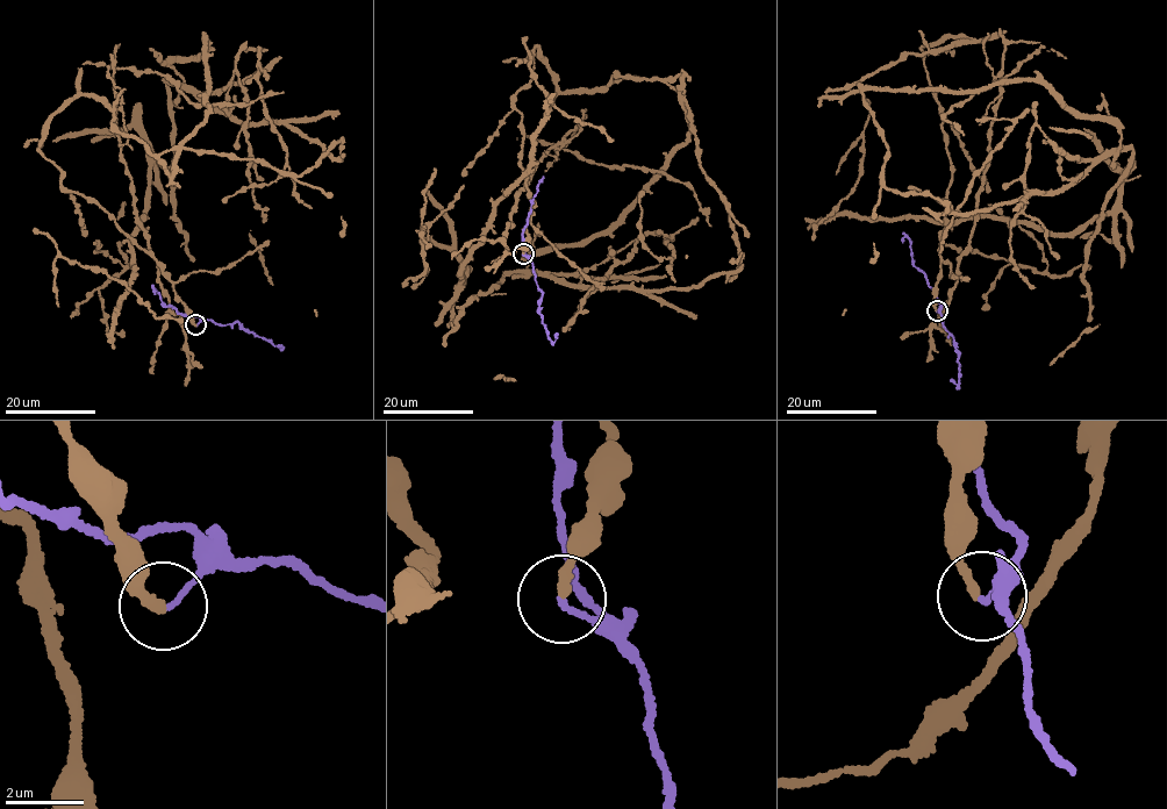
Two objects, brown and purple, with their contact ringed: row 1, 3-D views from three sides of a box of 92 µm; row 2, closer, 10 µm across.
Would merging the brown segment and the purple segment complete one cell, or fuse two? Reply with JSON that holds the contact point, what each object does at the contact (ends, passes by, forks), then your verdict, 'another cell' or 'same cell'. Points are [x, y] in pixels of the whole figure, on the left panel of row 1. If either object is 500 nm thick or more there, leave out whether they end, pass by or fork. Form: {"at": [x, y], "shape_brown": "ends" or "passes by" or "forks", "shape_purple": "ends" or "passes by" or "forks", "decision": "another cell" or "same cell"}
{"at": [195, 324], "shape_brown": "ends", "shape_purple": "ends", "decision": "another cell"}

